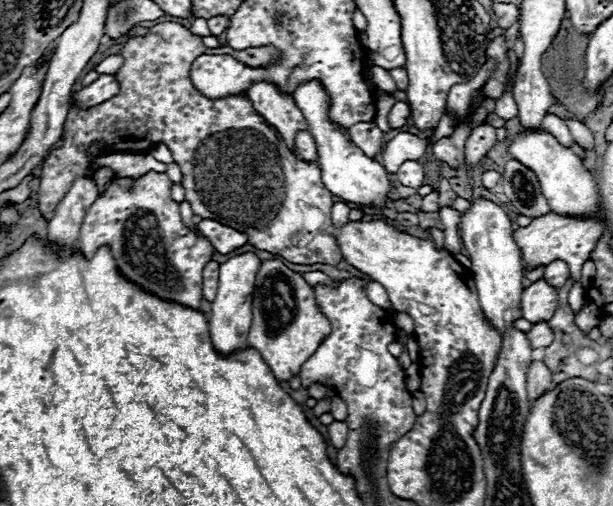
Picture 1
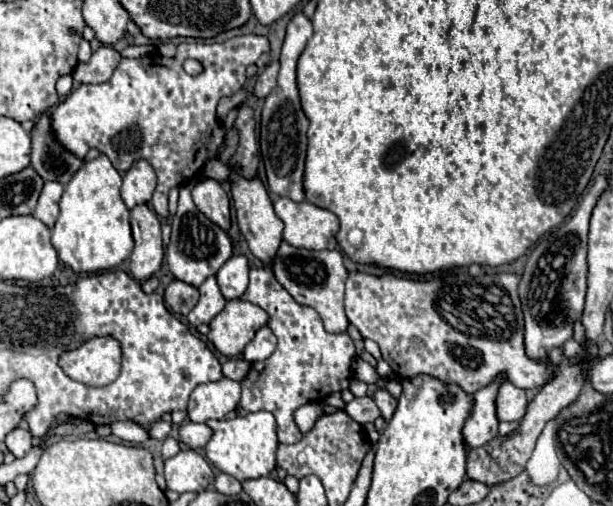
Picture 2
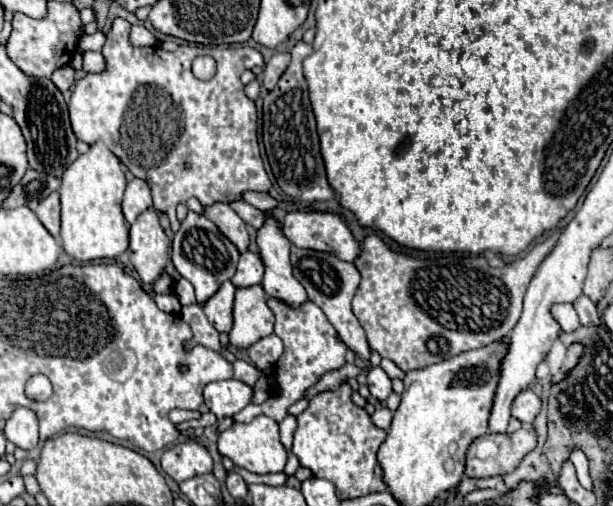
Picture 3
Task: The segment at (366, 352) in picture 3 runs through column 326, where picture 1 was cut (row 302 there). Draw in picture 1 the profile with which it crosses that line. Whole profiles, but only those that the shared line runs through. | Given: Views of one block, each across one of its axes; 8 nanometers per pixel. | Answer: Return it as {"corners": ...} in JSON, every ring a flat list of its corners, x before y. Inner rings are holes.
{"corners":[[278,258,264,260,258,270,252,314,254,318,248,334,248,346,260,352,266,364,270,364,274,376,278,376,278,382,286,382,296,376,302,364,330,334,330,320,320,312,316,304,314,286,302,278,302,272,290,270]]}

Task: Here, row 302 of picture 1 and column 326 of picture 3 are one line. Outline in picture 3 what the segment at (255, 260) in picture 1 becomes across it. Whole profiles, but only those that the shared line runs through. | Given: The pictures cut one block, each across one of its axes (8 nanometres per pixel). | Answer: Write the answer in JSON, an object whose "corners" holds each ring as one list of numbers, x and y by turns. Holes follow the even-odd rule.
{"corners":[[300,210,288,212,284,222,282,222,282,230,284,230,286,238,294,246,298,246,298,248,330,252,336,258,346,260,346,262,354,262,356,256,360,254,360,244,352,238,352,232,344,224,344,220,338,214,332,214,332,212,320,212,320,210,312,210,312,212,300,212]]}

